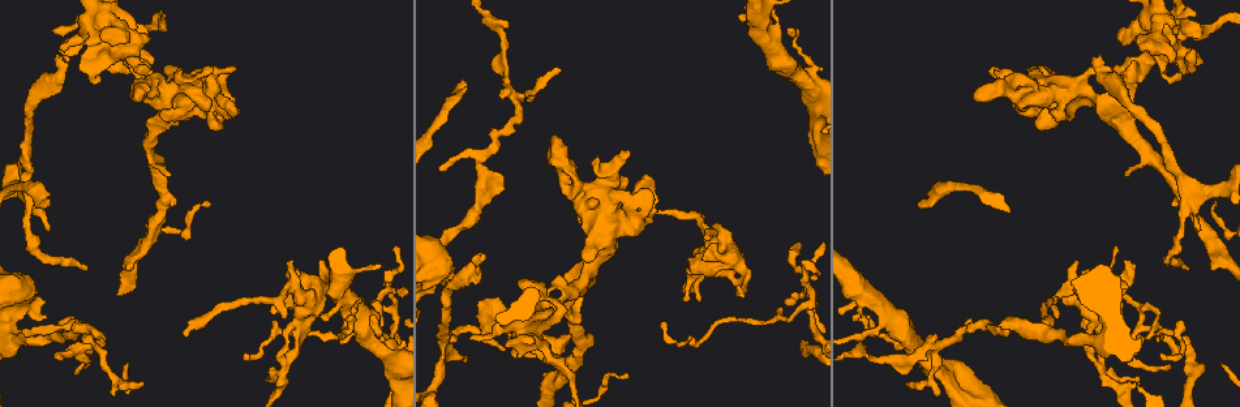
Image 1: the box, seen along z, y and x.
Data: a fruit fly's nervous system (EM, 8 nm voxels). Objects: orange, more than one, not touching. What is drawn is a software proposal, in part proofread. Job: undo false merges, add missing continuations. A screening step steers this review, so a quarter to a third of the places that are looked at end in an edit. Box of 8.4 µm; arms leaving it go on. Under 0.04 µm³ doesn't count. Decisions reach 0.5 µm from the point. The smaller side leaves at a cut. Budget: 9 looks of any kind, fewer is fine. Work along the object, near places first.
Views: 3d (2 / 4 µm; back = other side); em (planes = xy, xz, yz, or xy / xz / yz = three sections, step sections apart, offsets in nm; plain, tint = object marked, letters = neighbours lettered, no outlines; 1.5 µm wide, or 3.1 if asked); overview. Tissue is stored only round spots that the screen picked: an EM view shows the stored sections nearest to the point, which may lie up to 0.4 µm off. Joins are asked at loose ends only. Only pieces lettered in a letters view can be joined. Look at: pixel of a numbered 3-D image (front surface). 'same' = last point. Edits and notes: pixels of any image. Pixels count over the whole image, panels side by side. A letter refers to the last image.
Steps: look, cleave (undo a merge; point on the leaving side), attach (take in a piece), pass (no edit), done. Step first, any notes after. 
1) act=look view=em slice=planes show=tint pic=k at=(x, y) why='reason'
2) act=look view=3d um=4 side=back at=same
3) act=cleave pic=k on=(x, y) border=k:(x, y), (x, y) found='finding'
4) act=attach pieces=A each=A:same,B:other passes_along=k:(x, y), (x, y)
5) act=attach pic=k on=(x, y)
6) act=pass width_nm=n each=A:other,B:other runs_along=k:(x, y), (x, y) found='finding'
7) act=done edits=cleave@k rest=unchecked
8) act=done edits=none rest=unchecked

act=look view=em slice=yz step=4 show=tint pic=1 at=(493, 65) why='free end'

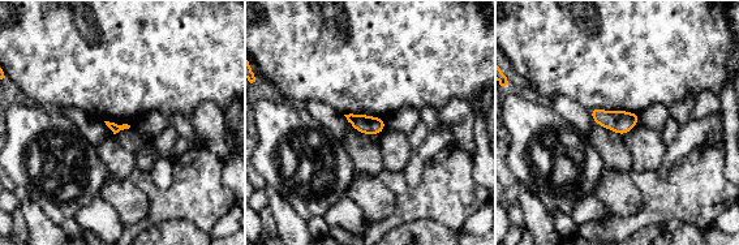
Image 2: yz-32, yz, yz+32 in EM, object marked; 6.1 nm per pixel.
act=look view=em slice=planes show=letters at=same

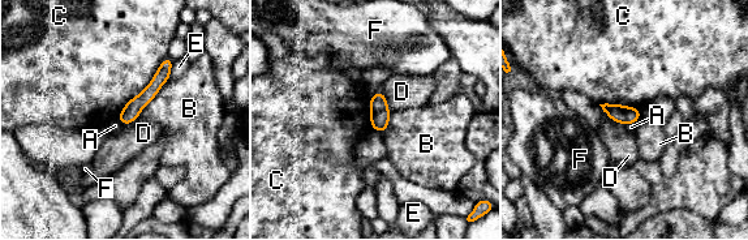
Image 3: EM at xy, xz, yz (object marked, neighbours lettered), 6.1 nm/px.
act=pass width_nm=110 each=A:other,B:other,C:other,D:other,E:other,F:other found='none of them fits'

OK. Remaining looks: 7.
act=look view=3d um=4 pic=1 at=(184, 333) why='an open end'

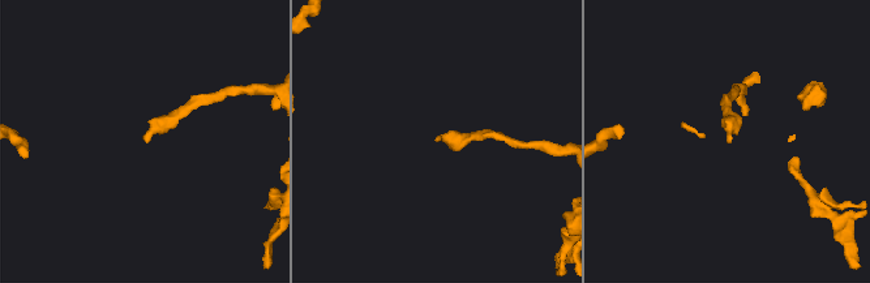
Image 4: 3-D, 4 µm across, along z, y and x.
act=look view=em slice=xy step=4 show=tint pic=4 at=(727, 142) why='need the tissue'

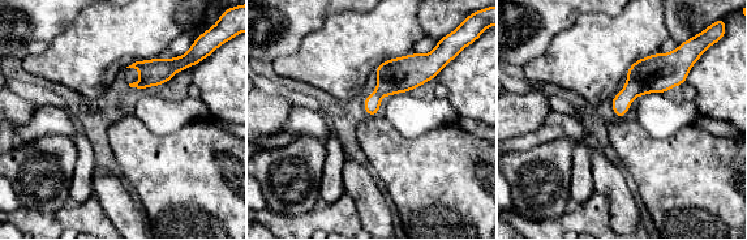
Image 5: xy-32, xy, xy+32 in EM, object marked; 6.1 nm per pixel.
act=look view=em slice=planes show=letters at=same why='cut it another way'

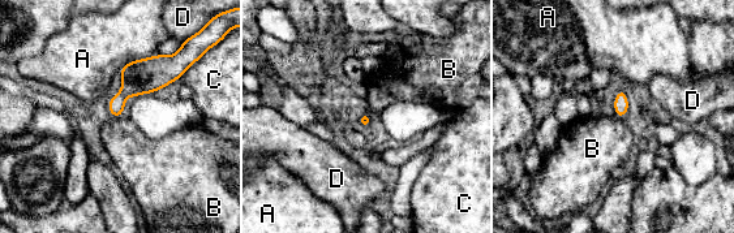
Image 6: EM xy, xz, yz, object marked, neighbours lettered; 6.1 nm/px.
act=pass each=A:other,B:other,C:other,D:other border=6:(123, 115), (114, 119) found='no lettered piece goes on from it'

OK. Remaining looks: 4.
act=look view=em slice=planes show=letters pic=1 at=(1009, 331) why='free end'

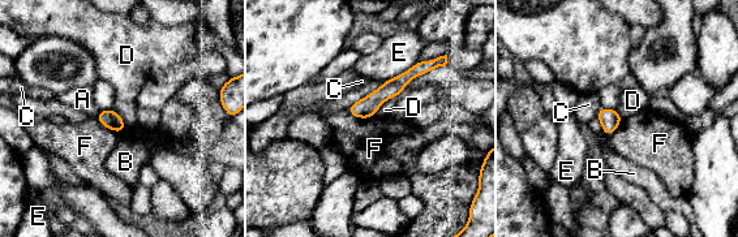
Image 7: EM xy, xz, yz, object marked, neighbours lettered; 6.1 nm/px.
act=pass each=A:other,B:other,C:other,D:other,E:other,F:other border=7:(95, 117), (106, 128), (125, 130) found='no lettered piece goes on from it'

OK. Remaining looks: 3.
act=look view=em slice=planes show=letters pic=1 at=(689, 261) why='an open end'

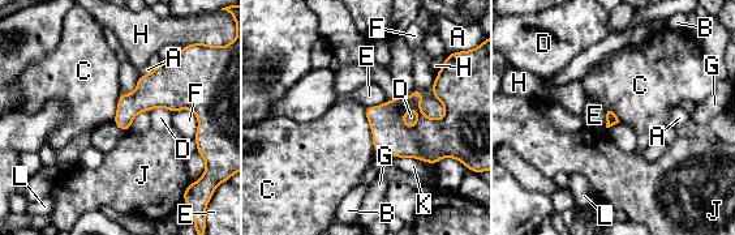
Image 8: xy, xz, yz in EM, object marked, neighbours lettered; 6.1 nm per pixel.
act=pass longest_contact=F:280nm each=A:other,B:other,C:other,D:other,E:other,F:other,G:other,H:other,J:other,K:other,L:other border=8:(364, 107), (374, 150) found='none of them fits'

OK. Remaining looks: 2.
act=done edits=none rest=unchecked

